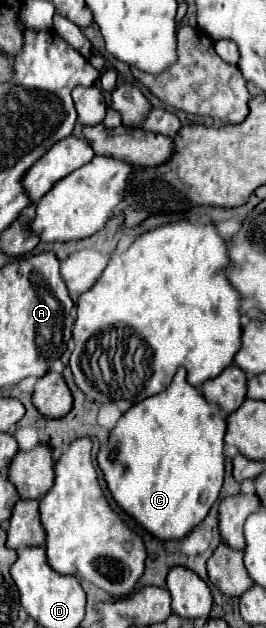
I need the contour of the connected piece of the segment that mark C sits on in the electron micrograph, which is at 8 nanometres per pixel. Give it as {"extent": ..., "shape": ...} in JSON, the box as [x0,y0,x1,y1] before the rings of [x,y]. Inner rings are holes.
{"extent":[97,367,225,539],"shape":[[[179,367],[171,385],[151,399],[145,399],[131,407],[117,421],[107,445],[99,451],[97,461],[105,475],[107,487],[113,499],[123,507],[125,513],[135,517],[151,535],[159,539],[181,539],[195,525],[199,525],[209,513],[211,505],[219,497],[219,489],[225,477],[225,415],[191,385],[187,385],[187,373]]]}

